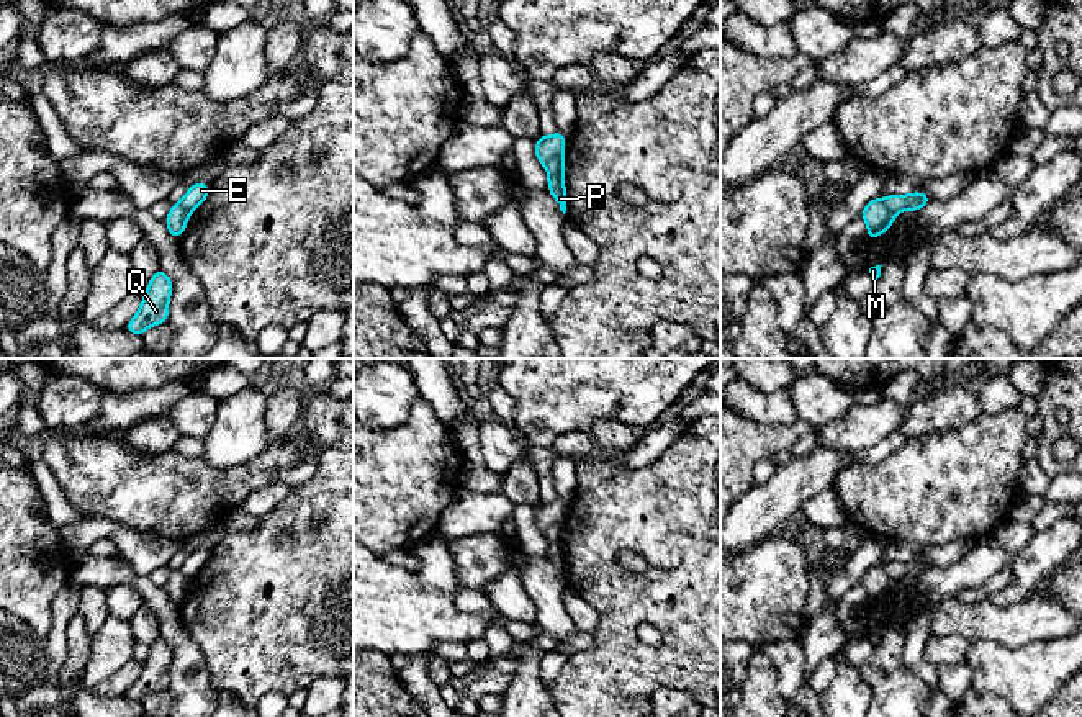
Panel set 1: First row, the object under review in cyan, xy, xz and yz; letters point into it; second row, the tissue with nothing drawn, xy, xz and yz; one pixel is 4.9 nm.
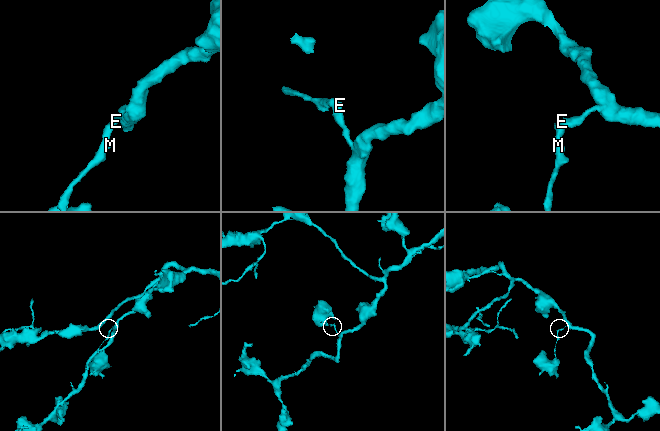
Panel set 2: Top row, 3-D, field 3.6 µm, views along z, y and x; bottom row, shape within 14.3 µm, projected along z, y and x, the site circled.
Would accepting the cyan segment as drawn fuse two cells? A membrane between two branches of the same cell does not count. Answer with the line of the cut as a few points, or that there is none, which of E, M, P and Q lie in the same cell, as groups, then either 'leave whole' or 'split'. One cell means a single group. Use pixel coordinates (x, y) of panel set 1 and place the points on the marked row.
cut xz (562, 149), (544, 164); groups E P / M Q; split

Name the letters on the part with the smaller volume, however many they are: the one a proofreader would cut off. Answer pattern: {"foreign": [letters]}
{"foreign": ["M", "Q"]}

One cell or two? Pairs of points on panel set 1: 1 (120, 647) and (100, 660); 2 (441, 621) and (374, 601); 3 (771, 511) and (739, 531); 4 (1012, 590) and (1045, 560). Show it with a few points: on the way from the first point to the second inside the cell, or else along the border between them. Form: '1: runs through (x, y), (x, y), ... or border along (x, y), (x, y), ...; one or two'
1: runs through (115, 647), (105, 657); one
2: runs through (424, 617), (403, 617), (390, 611); one
3: runs through (763, 511), (747, 523); one
4: runs through (1020, 583), (1036, 567); one

